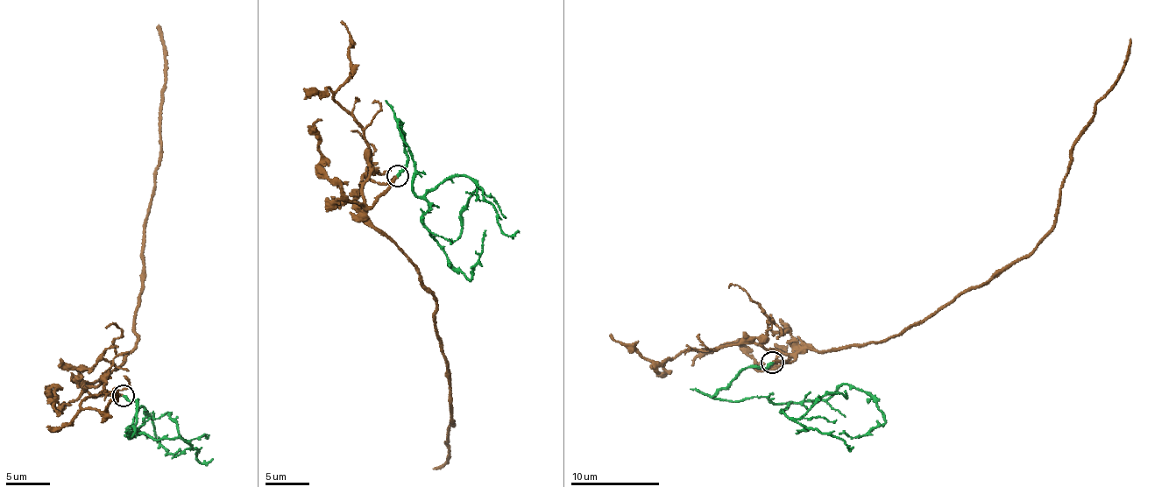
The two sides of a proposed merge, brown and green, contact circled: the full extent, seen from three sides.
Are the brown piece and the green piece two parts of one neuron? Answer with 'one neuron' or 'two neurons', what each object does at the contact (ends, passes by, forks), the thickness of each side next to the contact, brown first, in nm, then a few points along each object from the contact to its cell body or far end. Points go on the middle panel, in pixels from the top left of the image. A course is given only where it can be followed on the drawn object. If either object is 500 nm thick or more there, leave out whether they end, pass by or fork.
one neuron; brown ends there; green ends there; 280 nm thick on the brown side, 240 nm on the other; brown runs (398, 176), (367, 221), (436, 304), (452, 426), (449, 455), (433, 468); green runs (398, 176), (407, 158), (400, 121), (413, 192), (428, 206), (427, 228), (470, 279), (485, 229)

